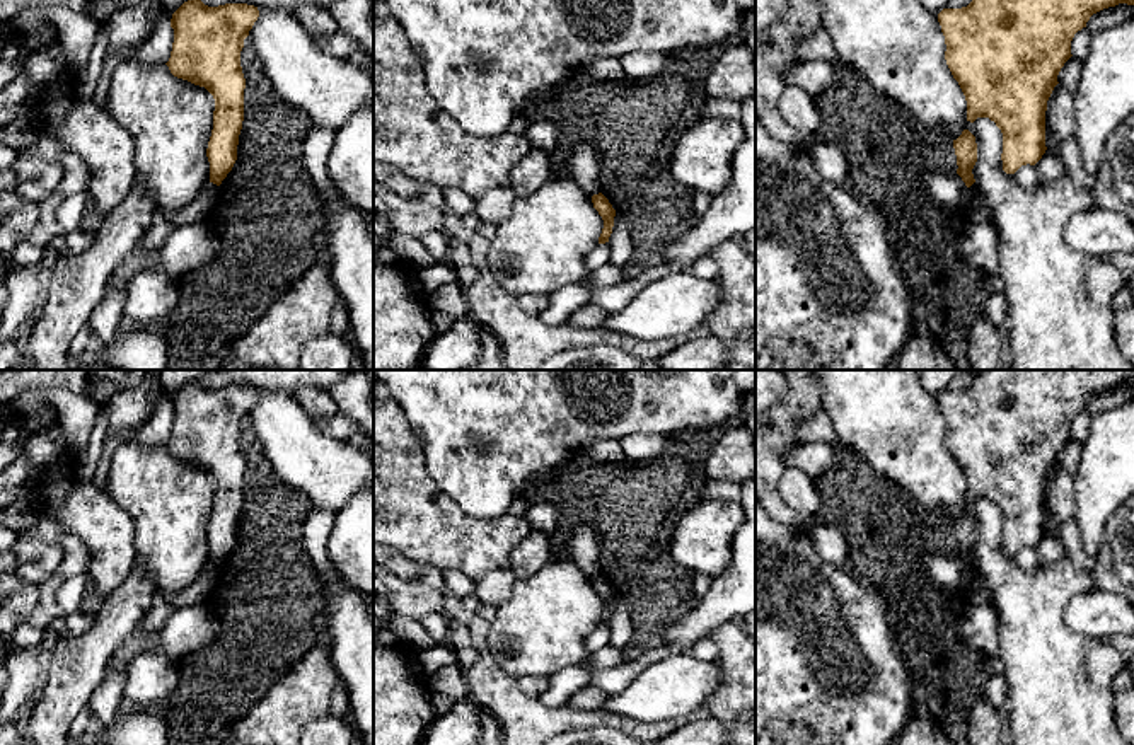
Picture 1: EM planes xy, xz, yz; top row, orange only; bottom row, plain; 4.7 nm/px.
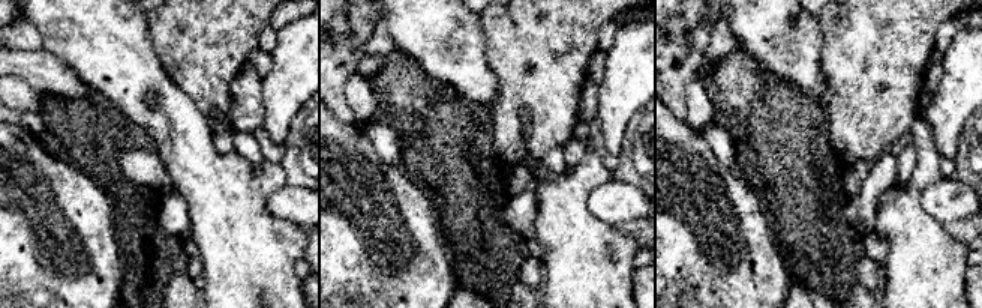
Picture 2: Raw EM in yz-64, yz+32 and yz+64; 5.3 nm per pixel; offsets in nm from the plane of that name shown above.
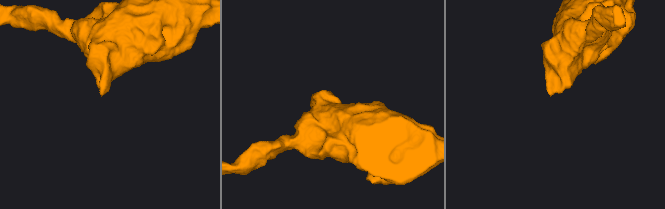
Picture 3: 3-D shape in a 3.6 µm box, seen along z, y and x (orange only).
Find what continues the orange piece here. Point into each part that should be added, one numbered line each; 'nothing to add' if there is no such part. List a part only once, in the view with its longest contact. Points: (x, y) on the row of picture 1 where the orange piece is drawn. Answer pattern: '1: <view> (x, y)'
nothing to add

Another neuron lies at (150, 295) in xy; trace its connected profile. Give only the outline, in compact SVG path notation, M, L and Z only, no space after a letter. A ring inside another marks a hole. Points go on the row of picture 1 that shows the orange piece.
M136 271L124 288L124 324L145 327L153 321L164 321L176 309L177 300L179 290L174 276L162 271Z

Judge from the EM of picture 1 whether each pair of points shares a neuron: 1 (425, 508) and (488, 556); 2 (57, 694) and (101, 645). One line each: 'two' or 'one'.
1: one
2: one

